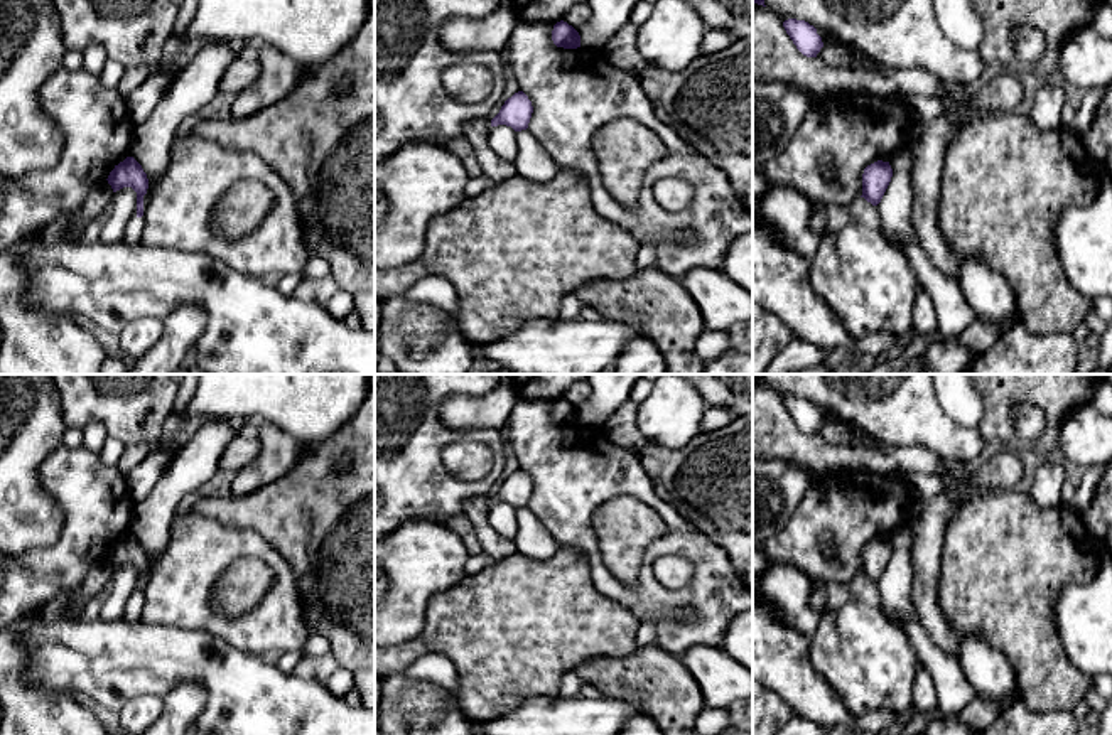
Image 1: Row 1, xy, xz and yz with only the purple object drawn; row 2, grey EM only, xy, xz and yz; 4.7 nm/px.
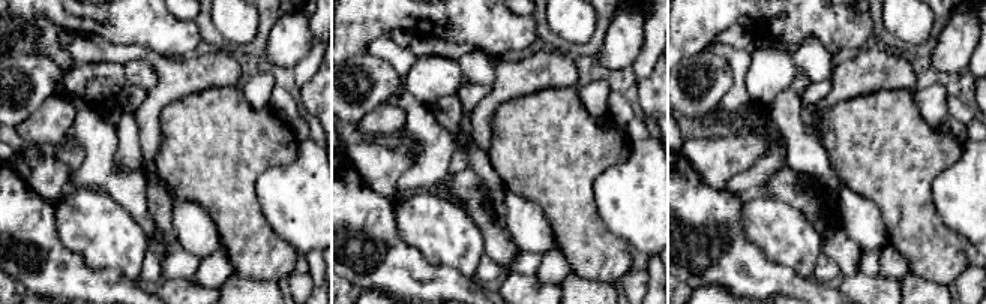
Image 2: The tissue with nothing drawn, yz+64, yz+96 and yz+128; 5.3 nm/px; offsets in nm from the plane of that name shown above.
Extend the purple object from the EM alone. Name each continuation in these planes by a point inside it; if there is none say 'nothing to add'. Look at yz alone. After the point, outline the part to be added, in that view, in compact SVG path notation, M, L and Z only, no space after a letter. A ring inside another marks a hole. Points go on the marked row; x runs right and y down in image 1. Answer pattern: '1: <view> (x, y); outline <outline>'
nothing to add

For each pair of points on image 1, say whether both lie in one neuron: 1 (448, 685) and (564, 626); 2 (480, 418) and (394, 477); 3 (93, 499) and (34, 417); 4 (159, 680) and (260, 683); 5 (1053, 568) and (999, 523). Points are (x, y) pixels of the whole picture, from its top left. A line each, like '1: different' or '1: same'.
1: different
2: different
3: different
4: same
5: same

